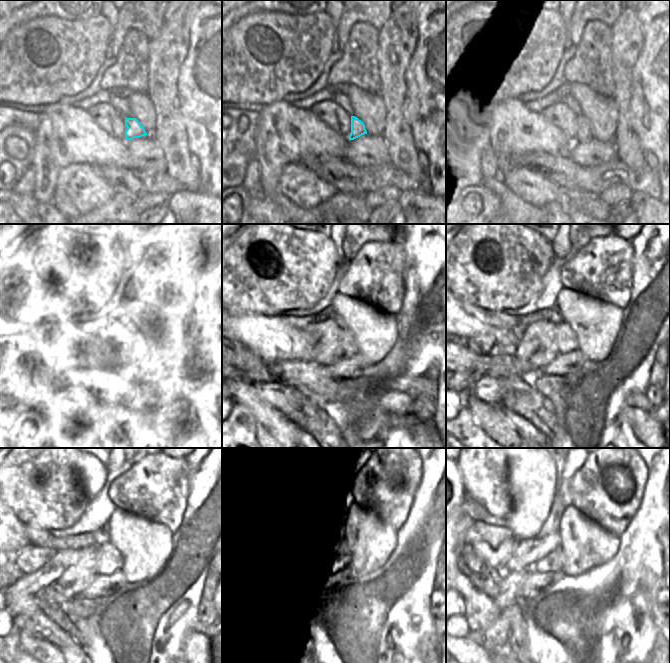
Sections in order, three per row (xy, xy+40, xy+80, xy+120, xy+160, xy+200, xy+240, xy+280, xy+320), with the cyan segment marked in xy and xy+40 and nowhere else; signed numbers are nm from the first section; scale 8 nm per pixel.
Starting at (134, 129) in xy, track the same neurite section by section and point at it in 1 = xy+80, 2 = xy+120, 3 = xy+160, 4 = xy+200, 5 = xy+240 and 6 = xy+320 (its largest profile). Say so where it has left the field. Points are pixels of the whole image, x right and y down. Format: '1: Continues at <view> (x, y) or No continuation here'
1: Continues at xy+80 (583, 134)
2: Continues at xy+120 (125, 350)
3: Continues at xy+160 (347, 346)
4: Continues at xy+200 (567, 342)
5: Continues at xy+240 (109, 560)
6: Continues at xy+320 (553, 562).

